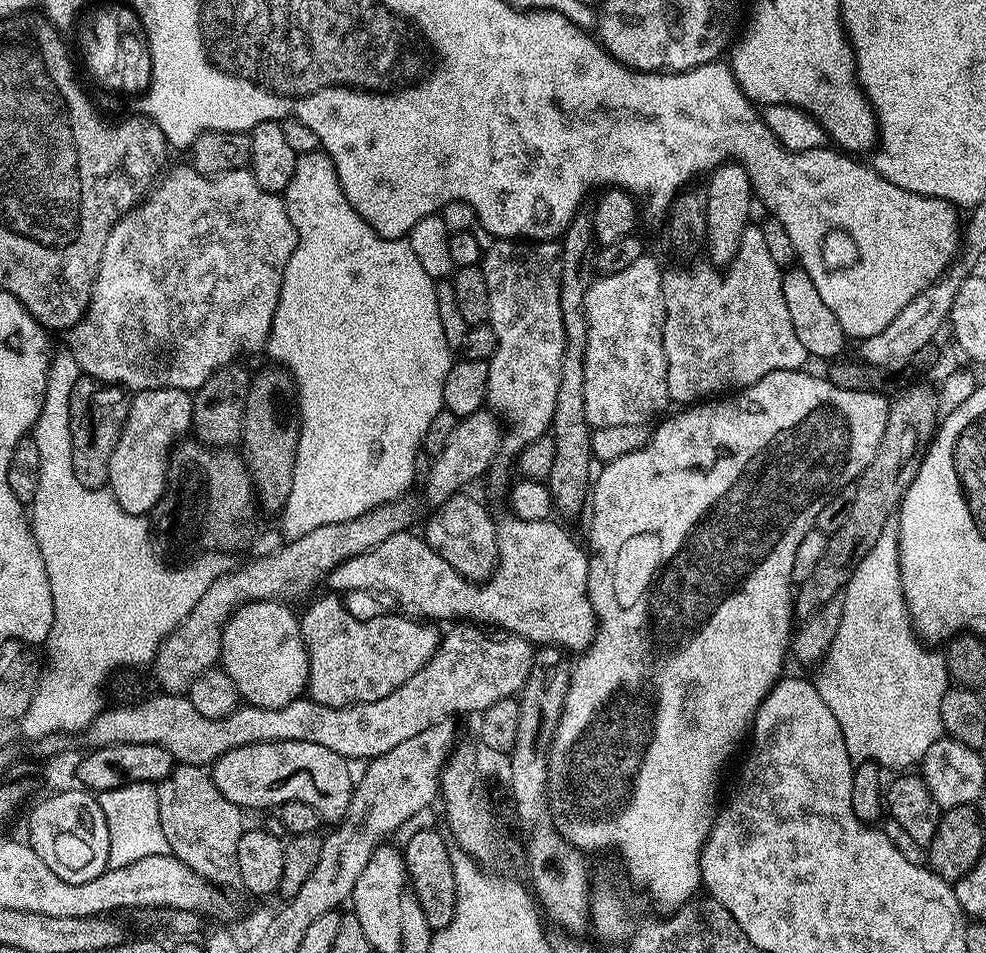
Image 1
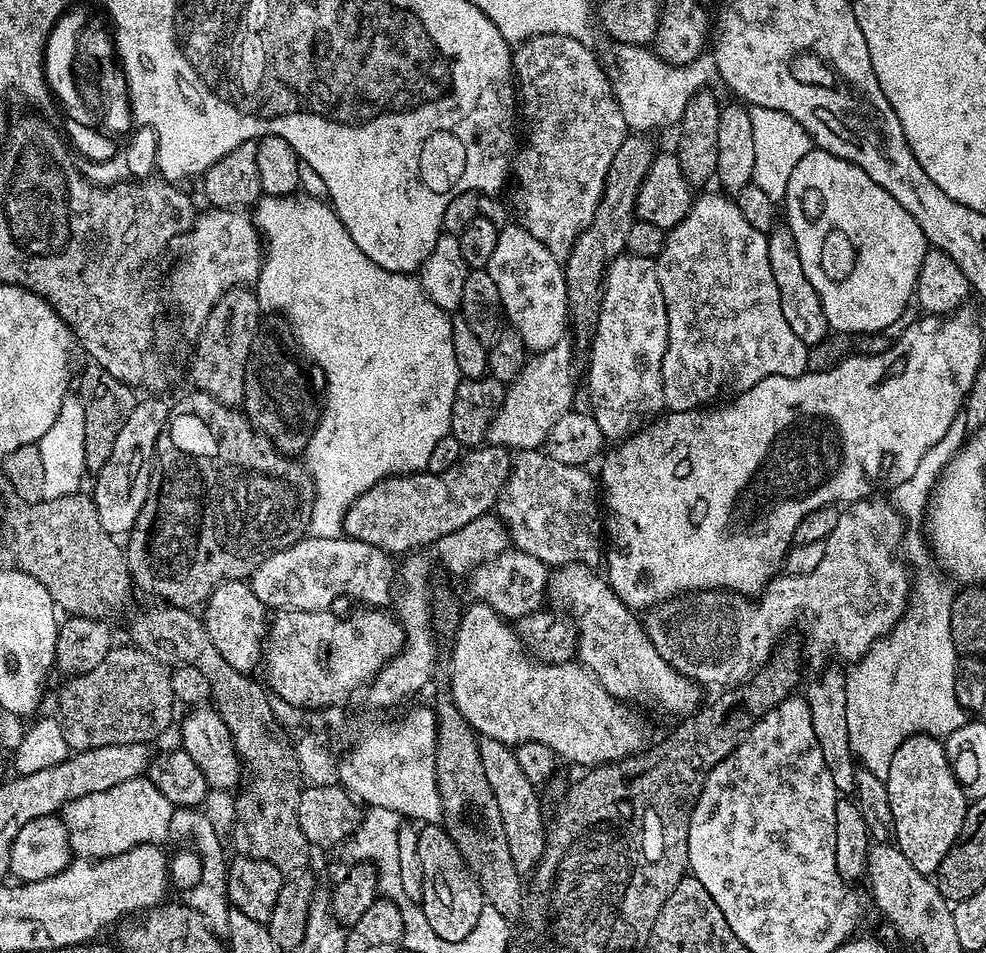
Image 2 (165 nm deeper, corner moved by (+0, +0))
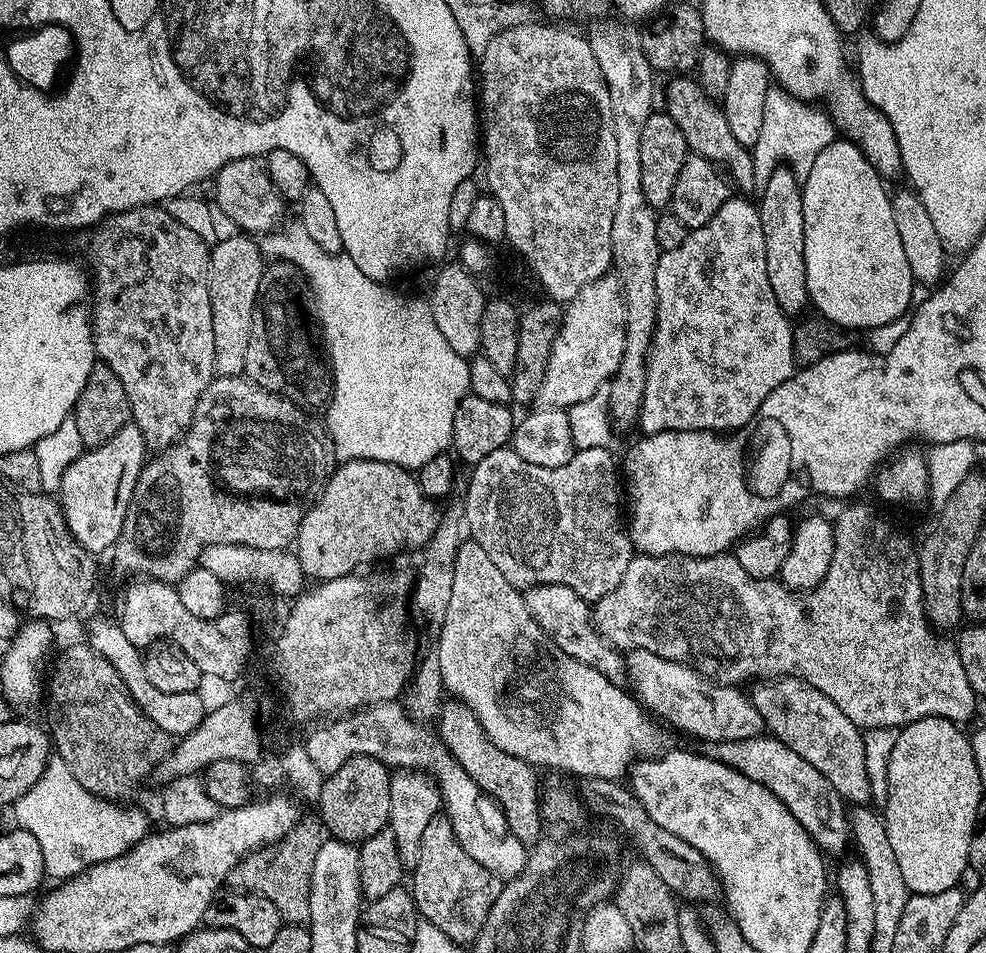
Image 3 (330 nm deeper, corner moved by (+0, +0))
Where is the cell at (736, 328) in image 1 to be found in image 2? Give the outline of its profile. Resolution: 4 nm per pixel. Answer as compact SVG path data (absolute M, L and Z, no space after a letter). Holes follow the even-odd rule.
M719 191L716 192L708 192L705 196L697 195L693 199L690 214L686 214L686 218L682 218L682 222L678 222L678 226L674 226L665 235L662 254L655 259L658 286L662 286L662 298L666 302L666 318L668 319L668 345L662 362L662 394L664 395L665 409L669 412L689 412L695 408L703 409L713 402L735 397L741 392L758 386L758 382L762 382L762 378L803 376L808 371L809 345L804 344L802 338L795 336L794 330L790 330L790 326L782 314L782 302L778 302L778 285L774 283L774 273L770 271L767 235L754 230L754 226L750 226L750 222L746 222L746 217L742 215L742 210L738 210L735 199L729 198Z

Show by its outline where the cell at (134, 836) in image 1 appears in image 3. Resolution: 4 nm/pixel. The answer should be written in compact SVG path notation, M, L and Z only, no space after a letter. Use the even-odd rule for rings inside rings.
M53 754L48 757L46 770L42 770L38 782L34 782L34 786L30 786L30 790L26 790L26 794L22 794L22 798L11 805L10 812L16 815L15 823L34 834L34 839L38 841L38 846L42 849L45 877L52 879L53 876L53 881L63 882L98 862L129 852L143 836L148 835L150 825L147 814L140 808L124 807L128 806L90 794L90 790L86 790L86 786L82 786L82 782L78 782L74 774L70 774L70 766L66 766L60 756Z

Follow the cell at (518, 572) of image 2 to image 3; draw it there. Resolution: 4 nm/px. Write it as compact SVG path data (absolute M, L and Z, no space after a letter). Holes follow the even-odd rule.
M536 584L523 593L526 610L542 626L542 630L570 658L578 658L578 662L586 662L586 666L594 666L598 674L610 678L610 682L623 685L626 680L626 660L621 649L617 648L607 636L603 636L592 622L592 608L589 601L583 600L570 586L557 584Z

